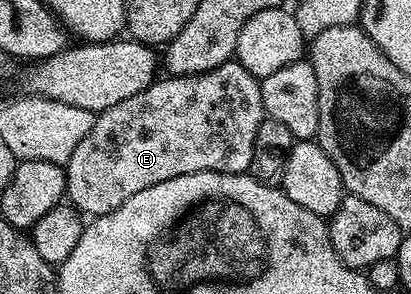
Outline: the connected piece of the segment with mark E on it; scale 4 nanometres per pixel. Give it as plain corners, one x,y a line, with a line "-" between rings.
232,59
195,76
167,75
166,80
162,79
155,79
140,94
132,94
132,98
124,98
124,102
116,102
116,106
97,113
92,130
72,150
72,158
64,165
66,196
79,213
90,218
106,216
116,206
128,202
132,194
140,194
140,190
156,186
156,182
168,182
168,178
180,178
184,174
223,172
240,176
249,173
256,130
260,130
264,119
259,77
248,74
237,59

